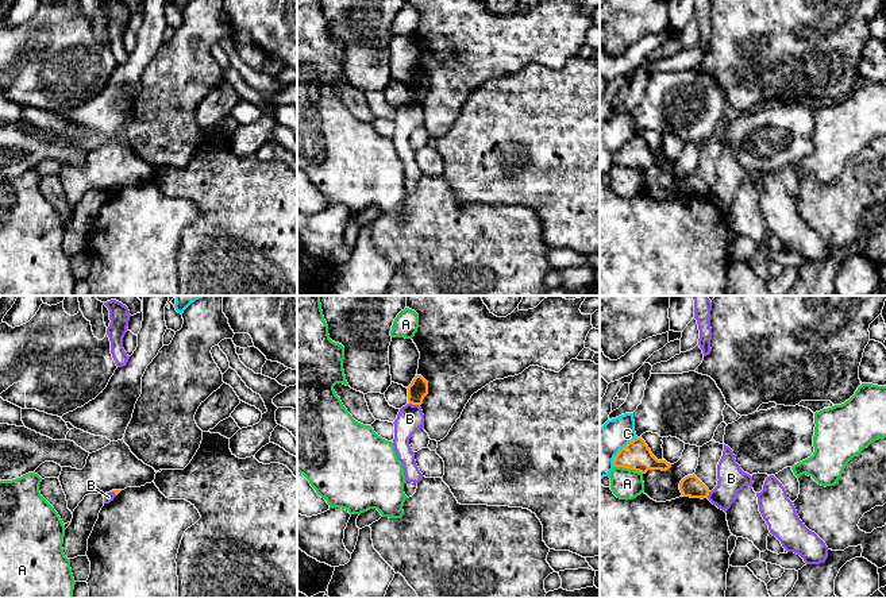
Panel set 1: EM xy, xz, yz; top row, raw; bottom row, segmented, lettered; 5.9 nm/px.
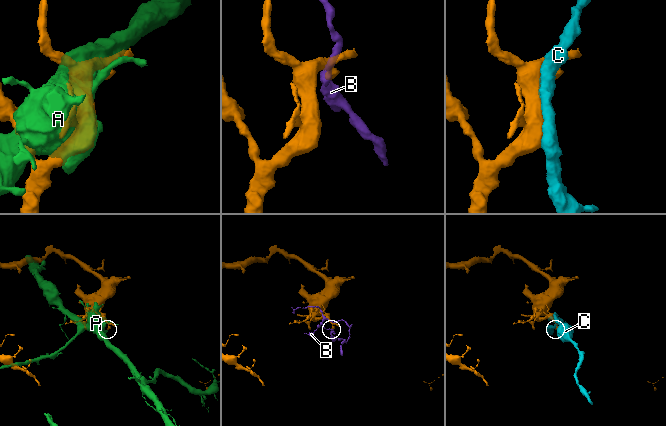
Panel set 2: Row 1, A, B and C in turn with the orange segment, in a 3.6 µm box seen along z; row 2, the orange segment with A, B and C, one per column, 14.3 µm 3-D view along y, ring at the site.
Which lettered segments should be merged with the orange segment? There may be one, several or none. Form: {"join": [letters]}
{"join": []}

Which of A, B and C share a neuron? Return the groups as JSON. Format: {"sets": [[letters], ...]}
{"sets": [["A"], ["B"], ["C"]]}

